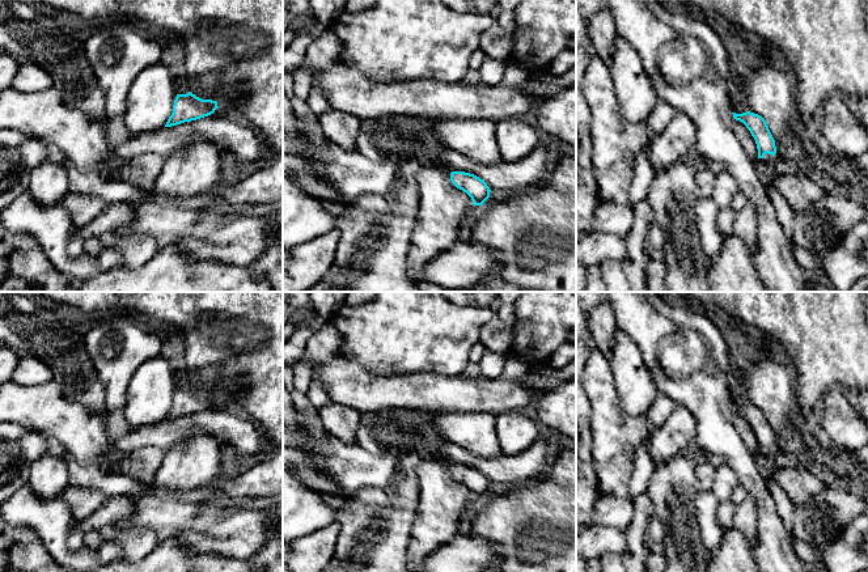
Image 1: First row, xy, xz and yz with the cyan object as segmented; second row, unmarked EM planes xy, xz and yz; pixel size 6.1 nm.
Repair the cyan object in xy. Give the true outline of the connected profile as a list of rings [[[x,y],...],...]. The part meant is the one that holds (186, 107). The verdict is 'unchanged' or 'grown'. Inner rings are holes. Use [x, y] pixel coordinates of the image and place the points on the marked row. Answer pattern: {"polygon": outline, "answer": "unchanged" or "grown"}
{"polygon": [[[191,92],[187,94],[177,94],[173,105],[173,113],[169,116],[165,127],[172,127],[208,116],[213,114],[217,107],[219,106],[216,101],[202,99]]], "answer": "unchanged"}

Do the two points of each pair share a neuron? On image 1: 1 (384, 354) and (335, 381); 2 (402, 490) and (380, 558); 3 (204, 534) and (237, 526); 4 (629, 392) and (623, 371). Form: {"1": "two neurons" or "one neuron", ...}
{"1": "two neurons", "2": "one neuron", "3": "one neuron", "4": "one neuron"}

